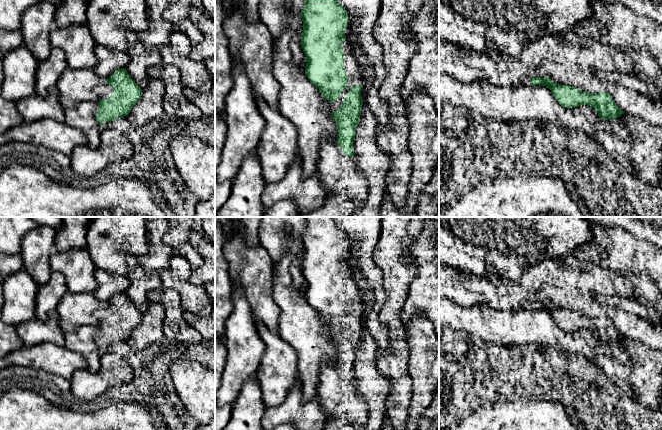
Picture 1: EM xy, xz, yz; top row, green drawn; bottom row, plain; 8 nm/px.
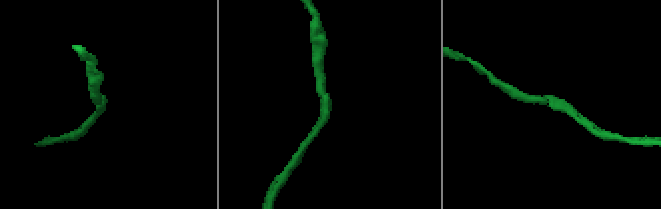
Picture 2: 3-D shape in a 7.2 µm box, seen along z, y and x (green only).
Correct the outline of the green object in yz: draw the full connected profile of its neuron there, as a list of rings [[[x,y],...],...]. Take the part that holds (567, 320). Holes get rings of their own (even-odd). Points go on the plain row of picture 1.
[[[540,301],[531,302],[531,309],[548,311],[562,331],[588,329],[596,334],[601,343],[616,343],[625,337],[608,316],[588,317],[569,309],[556,308],[550,302]]]

